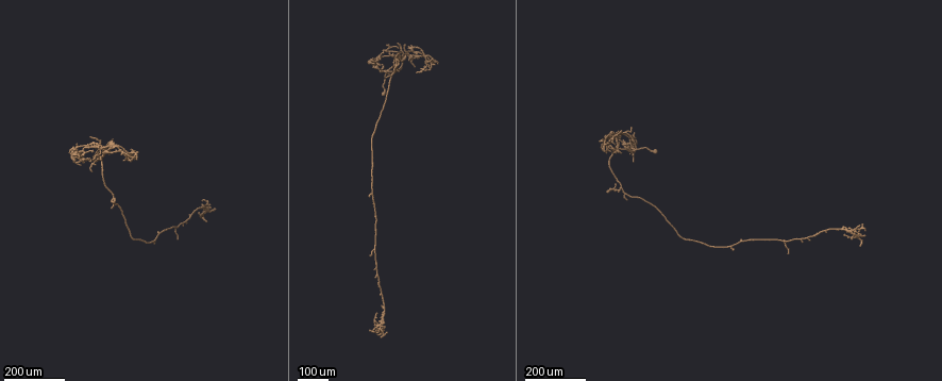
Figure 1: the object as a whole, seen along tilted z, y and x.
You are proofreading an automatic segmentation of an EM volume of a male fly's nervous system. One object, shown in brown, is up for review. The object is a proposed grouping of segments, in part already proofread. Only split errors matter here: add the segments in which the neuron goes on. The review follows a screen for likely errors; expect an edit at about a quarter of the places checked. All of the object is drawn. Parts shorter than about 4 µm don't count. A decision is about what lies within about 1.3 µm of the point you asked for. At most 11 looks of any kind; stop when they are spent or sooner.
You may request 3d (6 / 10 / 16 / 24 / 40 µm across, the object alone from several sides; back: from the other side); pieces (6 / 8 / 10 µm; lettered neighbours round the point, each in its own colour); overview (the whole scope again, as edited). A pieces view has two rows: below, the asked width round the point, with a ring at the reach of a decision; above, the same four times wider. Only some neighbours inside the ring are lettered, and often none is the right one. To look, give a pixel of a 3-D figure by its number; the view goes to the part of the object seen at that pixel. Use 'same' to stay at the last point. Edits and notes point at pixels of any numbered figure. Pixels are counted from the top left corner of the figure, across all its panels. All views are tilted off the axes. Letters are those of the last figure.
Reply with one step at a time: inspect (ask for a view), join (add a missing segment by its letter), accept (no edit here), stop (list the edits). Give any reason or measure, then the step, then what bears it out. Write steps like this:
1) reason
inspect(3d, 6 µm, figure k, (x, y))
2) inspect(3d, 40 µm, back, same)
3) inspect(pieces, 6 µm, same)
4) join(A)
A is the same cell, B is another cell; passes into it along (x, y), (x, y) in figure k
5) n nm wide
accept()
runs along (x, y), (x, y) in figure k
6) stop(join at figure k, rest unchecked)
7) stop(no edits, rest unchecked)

an open end
inspect(3d, 24 µm, figure 1, (111, 140))

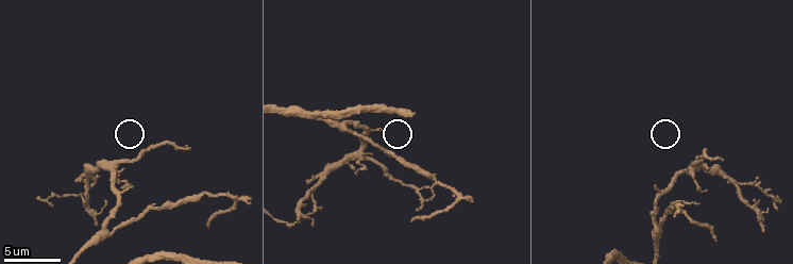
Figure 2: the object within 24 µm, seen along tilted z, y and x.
what lies round it
inspect(pieces, 8 µm, figure 2, (310, 182))

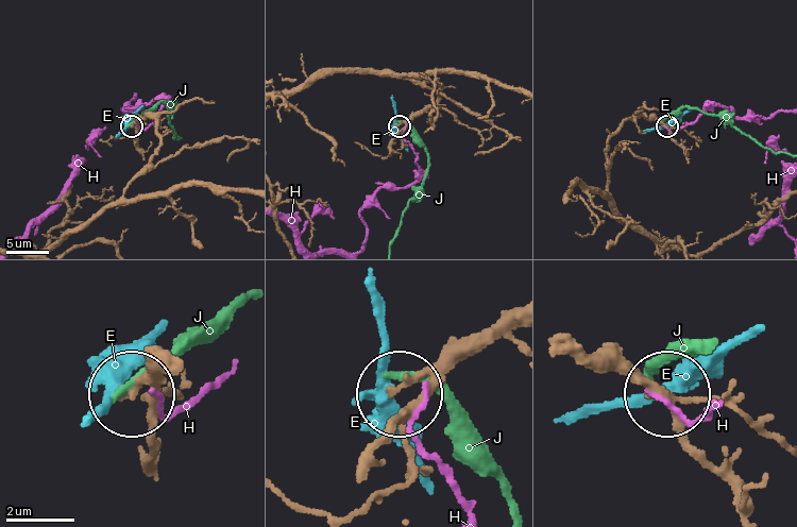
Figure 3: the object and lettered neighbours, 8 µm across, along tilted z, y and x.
accept()
E, H and J are other cells; runs along (510, 311), (400, 389) in figure 3; no lettered segment goes on from it

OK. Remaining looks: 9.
long arm stops here
inspect(3d, 40 µm, figure 1, (622, 131))

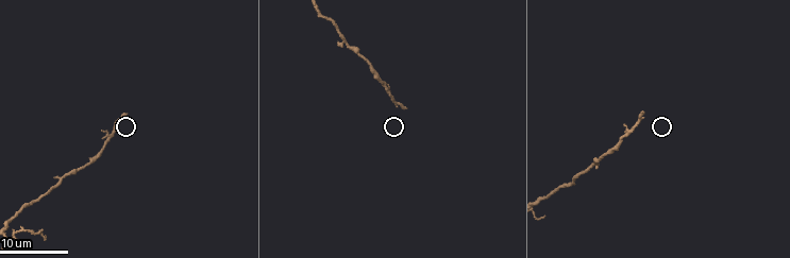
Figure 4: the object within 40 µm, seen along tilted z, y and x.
inspect(pieces, 6 µm, figure 4, (405, 106))

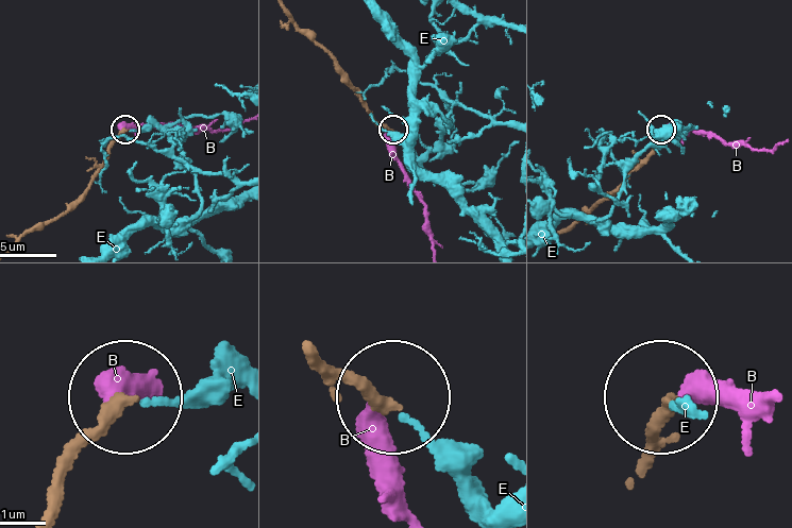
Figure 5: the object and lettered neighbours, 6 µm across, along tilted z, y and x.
300 nm wide
join(B)
B is the same cell, E is another cell; passes into it along (318, 347), (375, 410), (393, 508) in figure 5; the neuron continues

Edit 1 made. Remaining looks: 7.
inspect(overview)

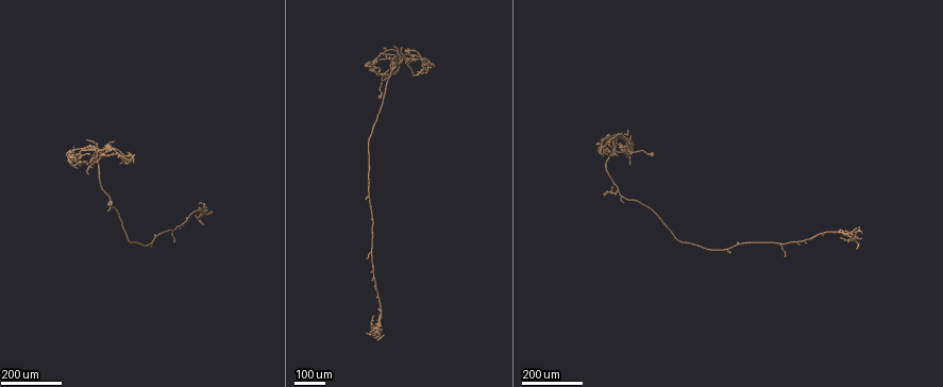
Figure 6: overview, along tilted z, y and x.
thin end
inspect(3d, 24 µm, figure 6, (87, 147))

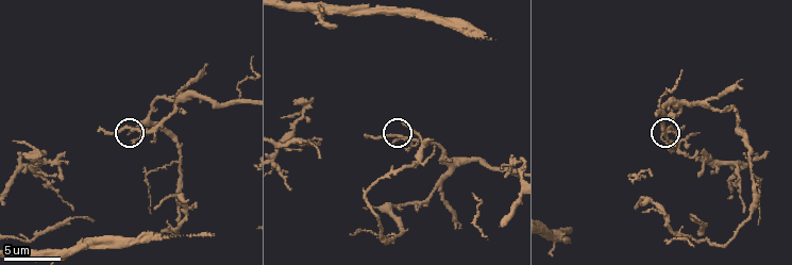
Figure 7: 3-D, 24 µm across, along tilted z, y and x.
inspect(pieces, 8 µm, figure 7, (366, 136))

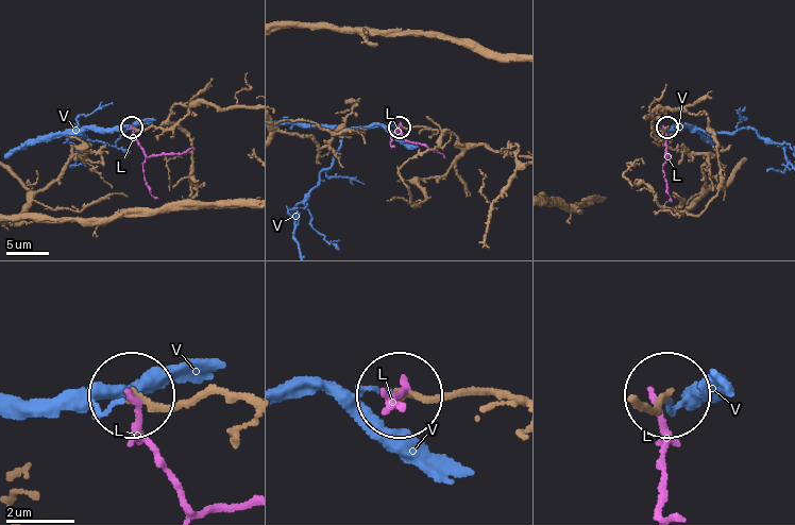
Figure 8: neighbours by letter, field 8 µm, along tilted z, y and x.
accept()
L and V are other cells; runs along (248, 400), (204, 390), (159, 405), (138, 395) in figure 8; none of them fits

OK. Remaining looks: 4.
thin end
inspect(3d, 24 µm, figure 6, (610, 147))

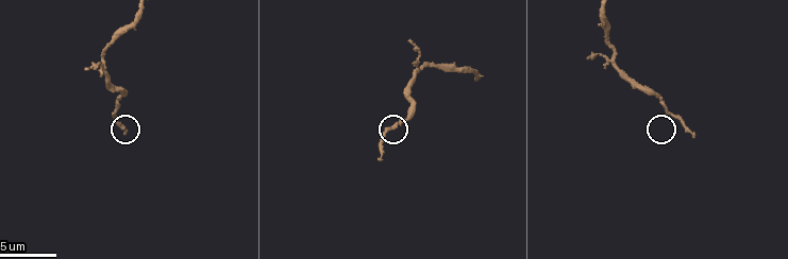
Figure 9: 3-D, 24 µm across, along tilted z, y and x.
see the neighbours
inspect(pieces, 8 µm, figure 9, (695, 136))

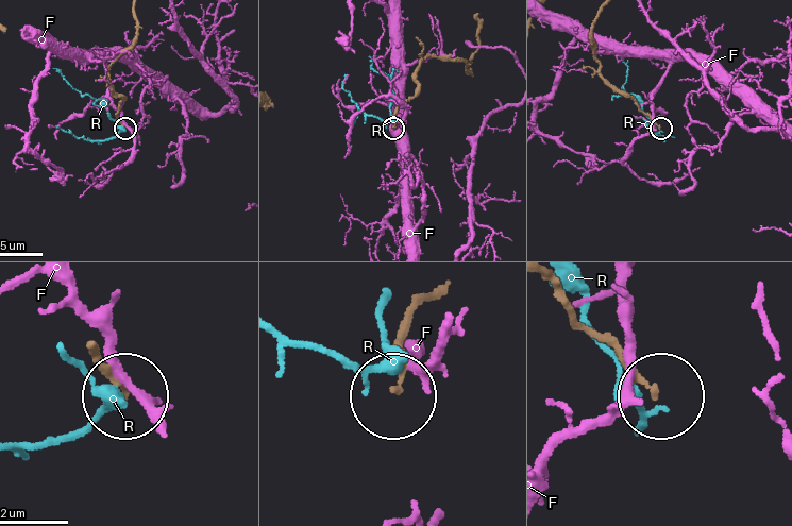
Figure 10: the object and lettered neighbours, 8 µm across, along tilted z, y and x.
180 nm wide
accept()
F and R are other cells; runs along (599, 15), (592, 34), (600, 71), (658, 128) in figure 10; no lettered segment goes on from it

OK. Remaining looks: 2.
tapers out
inspect(3d, 40 µm, figure 6, (94, 143))

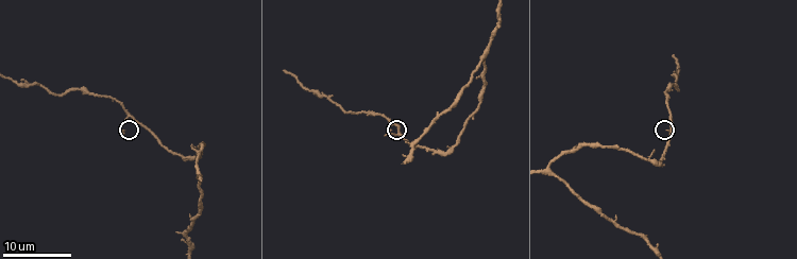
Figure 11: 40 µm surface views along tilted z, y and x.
inspect(pieces, 6 µm, figure 11, (384, 136))

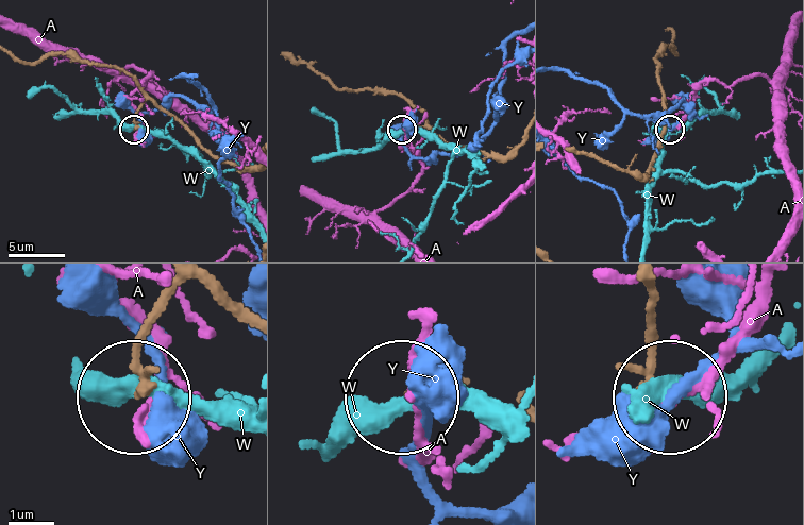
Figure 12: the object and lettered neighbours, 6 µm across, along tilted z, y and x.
accept()
A, W and Y are other cells; runs along (249, 167), (215, 158), (149, 100), (135, 130) in figure 12; none of them fits

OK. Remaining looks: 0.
stop(join at figure 5, rest unchecked)

